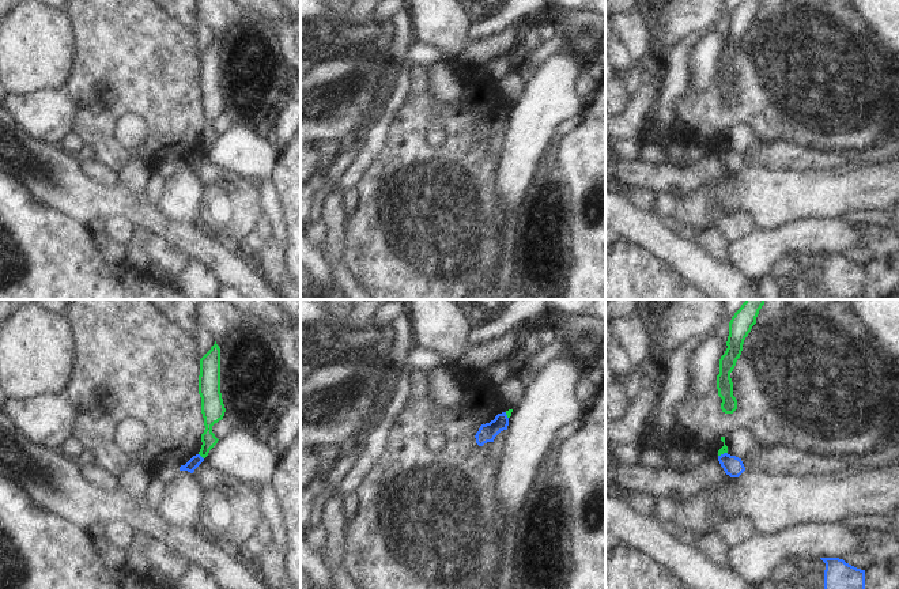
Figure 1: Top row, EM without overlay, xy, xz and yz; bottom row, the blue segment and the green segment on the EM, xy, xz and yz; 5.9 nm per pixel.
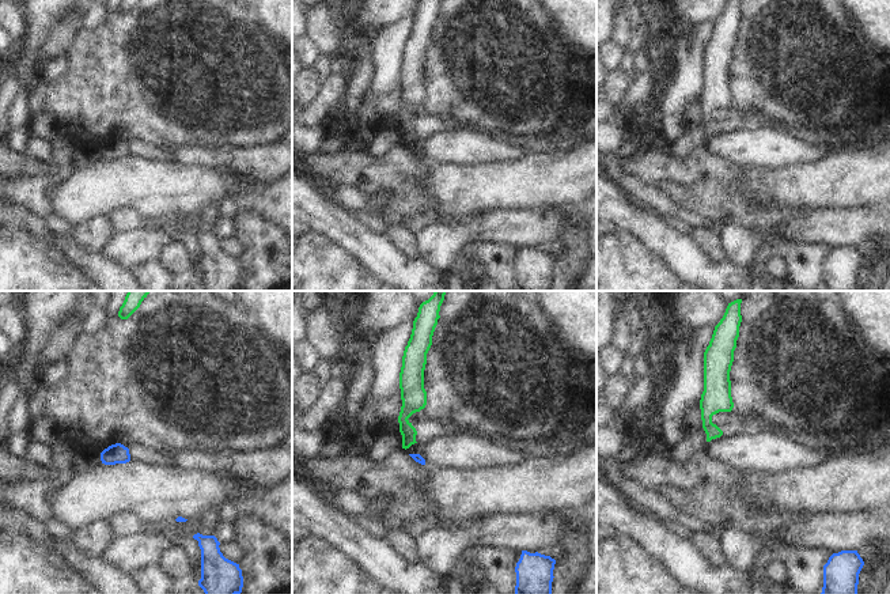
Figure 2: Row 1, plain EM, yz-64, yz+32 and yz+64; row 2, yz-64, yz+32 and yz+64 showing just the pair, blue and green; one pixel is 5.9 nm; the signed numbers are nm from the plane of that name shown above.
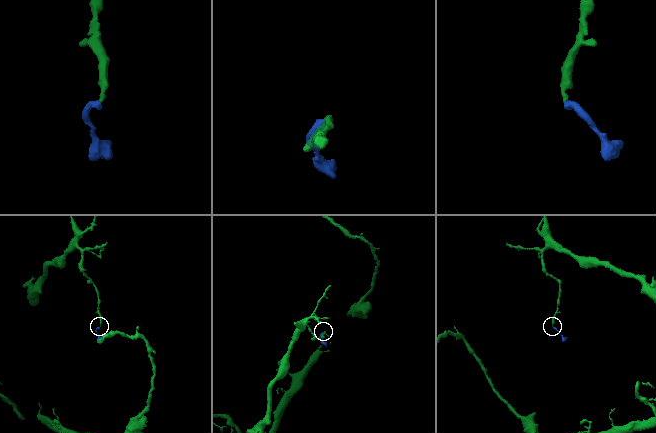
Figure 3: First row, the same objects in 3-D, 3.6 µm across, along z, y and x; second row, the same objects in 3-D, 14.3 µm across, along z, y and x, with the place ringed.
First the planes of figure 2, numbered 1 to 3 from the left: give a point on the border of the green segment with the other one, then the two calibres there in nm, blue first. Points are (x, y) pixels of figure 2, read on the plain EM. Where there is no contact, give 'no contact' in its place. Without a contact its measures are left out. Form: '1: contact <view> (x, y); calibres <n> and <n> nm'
1: no contact
2: no contact
3: no contact

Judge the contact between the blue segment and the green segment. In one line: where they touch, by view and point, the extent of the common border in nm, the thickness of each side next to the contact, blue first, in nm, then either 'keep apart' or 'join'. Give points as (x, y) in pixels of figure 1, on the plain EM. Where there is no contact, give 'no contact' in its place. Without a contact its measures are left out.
meets blue in xy at (200, 151); contact 50 nm long; 70 nm thick on the blue side, 100 nm on the other; keep apart

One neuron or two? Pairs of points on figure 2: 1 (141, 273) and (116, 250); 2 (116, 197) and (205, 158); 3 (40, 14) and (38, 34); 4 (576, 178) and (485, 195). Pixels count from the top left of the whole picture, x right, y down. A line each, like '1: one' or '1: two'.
1: two
2: two
3: one
4: one

